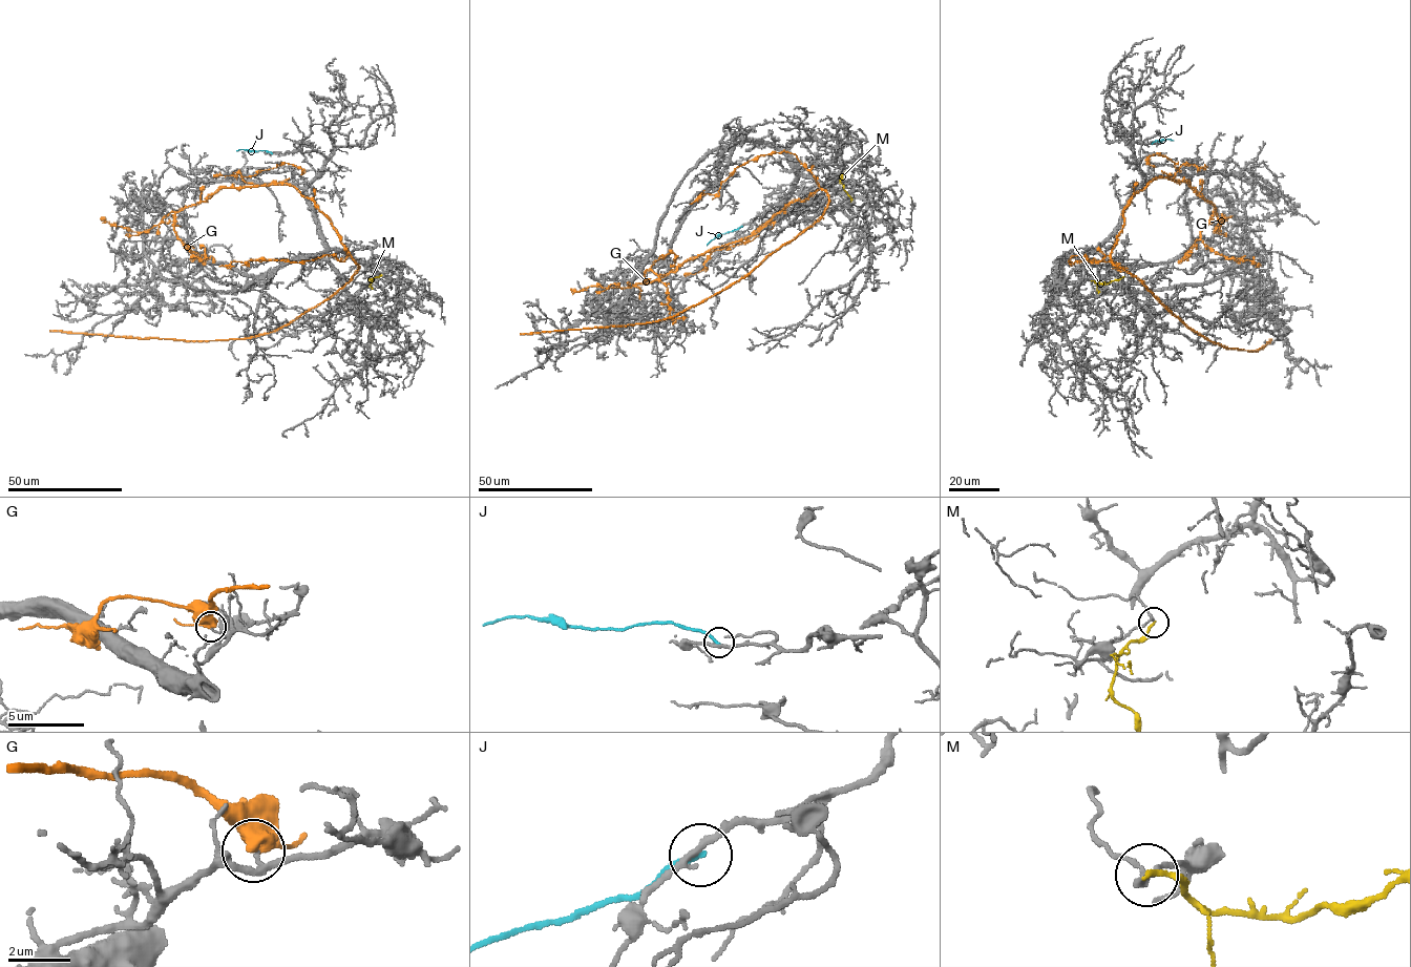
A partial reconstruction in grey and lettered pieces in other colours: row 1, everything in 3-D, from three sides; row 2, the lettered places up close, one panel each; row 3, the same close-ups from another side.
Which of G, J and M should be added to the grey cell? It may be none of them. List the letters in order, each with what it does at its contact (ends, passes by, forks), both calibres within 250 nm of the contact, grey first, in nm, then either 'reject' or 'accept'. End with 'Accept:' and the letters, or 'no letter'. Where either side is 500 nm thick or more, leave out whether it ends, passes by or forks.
G: calibres 70 and 750 nm; reject
J: it ends; calibres 200 and 190 nm; reject
M: it ends; calibres 140 and 170 nm; reject
Accept: no letter

